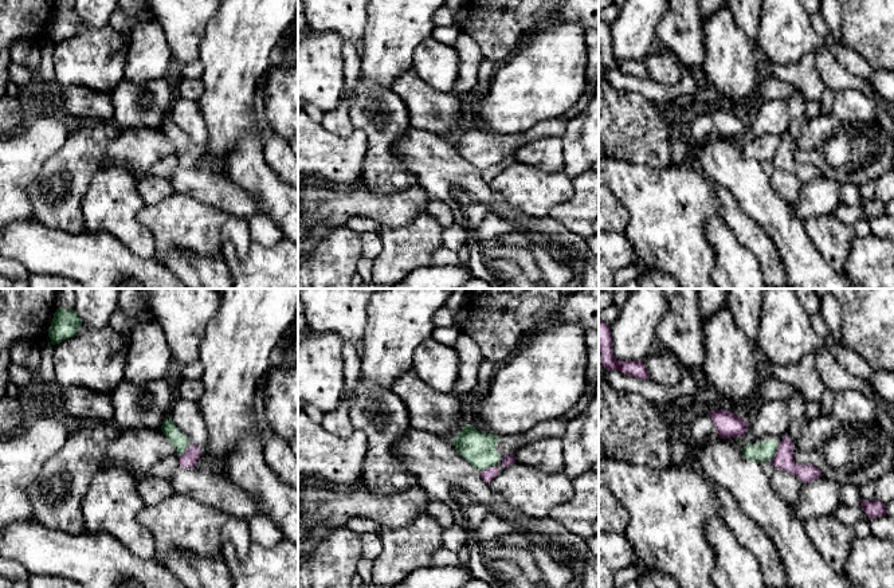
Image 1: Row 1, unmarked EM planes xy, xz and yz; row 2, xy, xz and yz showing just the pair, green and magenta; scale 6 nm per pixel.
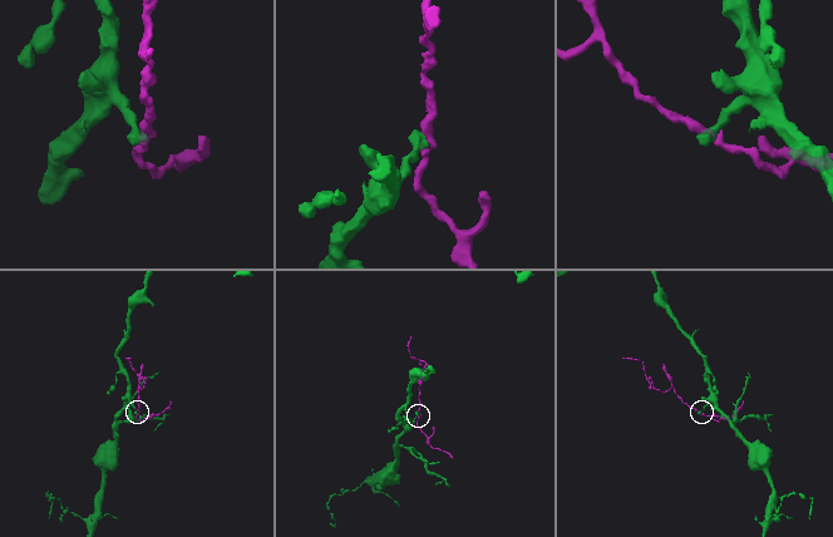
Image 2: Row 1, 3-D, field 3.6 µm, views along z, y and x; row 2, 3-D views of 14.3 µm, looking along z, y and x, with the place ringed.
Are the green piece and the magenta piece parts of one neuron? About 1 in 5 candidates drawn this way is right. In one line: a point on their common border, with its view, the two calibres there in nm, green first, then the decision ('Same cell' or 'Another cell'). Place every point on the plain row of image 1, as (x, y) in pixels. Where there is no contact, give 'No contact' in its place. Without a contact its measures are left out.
Touches green at xy (185, 148). Thickness 100 nm (green) against 100 nm. Another cell

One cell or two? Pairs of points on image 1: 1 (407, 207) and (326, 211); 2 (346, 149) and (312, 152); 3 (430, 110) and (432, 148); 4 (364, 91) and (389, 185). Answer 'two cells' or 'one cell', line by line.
1: one cell
2: one cell
3: two cells
4: one cell

